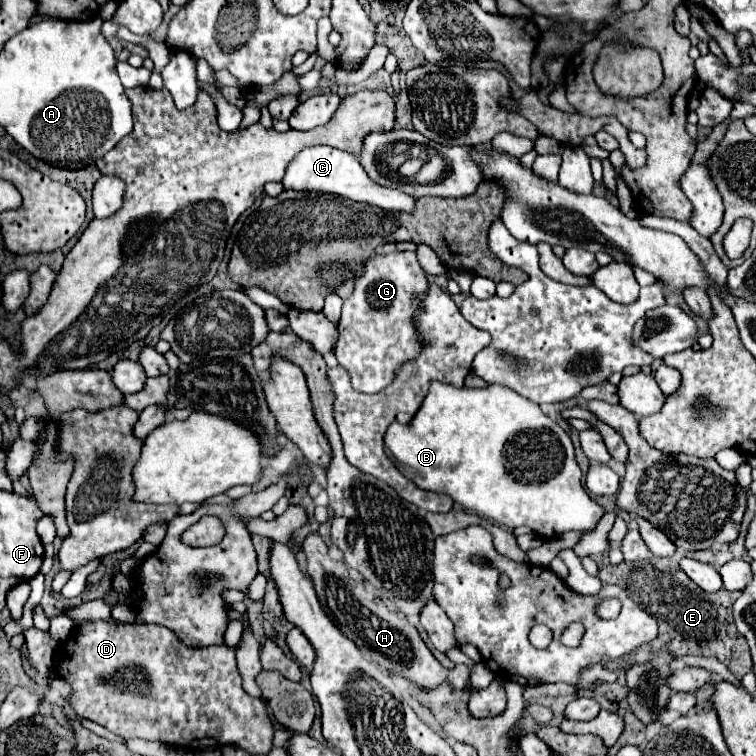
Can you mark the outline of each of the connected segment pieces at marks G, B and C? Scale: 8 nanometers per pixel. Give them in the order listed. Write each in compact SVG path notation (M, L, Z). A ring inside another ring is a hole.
M394 251L388 255L372 255L362 273L354 277L354 291L344 301L338 323L338 343L334 355L352 375L352 387L360 393L376 393L392 383L392 375L400 363L412 361L422 351L422 343L412 325L418 299L428 289L414 251Z
M432 381L430 383L430 393L426 395L422 407L418 409L418 415L408 425L392 423L388 427L388 431L386 431L386 435L384 435L384 447L386 447L388 457L396 463L396 467L406 477L410 477L412 481L416 481L418 485L424 483L428 491L446 491L454 499L454 503L462 505L466 511L472 511L472 513L476 513L476 515L480 515L480 517L484 517L484 519L488 519L492 523L506 525L508 529L514 529L514 527L520 527L520 525L528 525L544 541L556 539L556 537L560 537L566 531L592 531L598 525L598 521L602 519L602 515L604 515L604 509L582 487L582 481L580 481L582 471L580 471L580 467L576 463L574 445L572 445L568 433L556 421L552 421L548 415L544 415L542 409L540 409L540 405L536 405L530 399L518 395L514 389L504 387L504 385L498 385L498 383L488 383L486 387L470 389L470 387L454 387L454 385L448 385L448 383Z
M308 147L296 155L290 165L286 167L286 175L282 179L284 189L296 189L296 191L320 191L320 193L332 193L340 197L348 197L352 201L364 201L374 207L380 207L384 211L404 211L412 213L416 199L390 187L382 187L374 183L364 167L358 163L354 155L348 155L344 151L336 151L334 147Z

